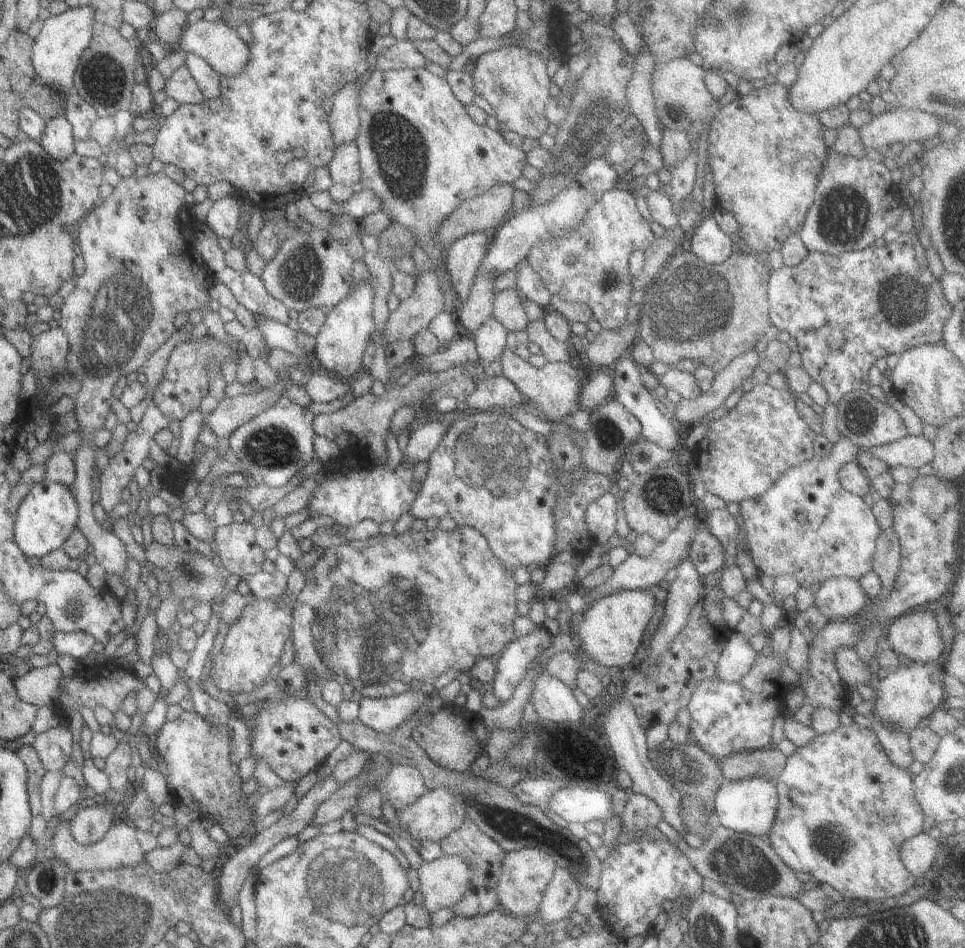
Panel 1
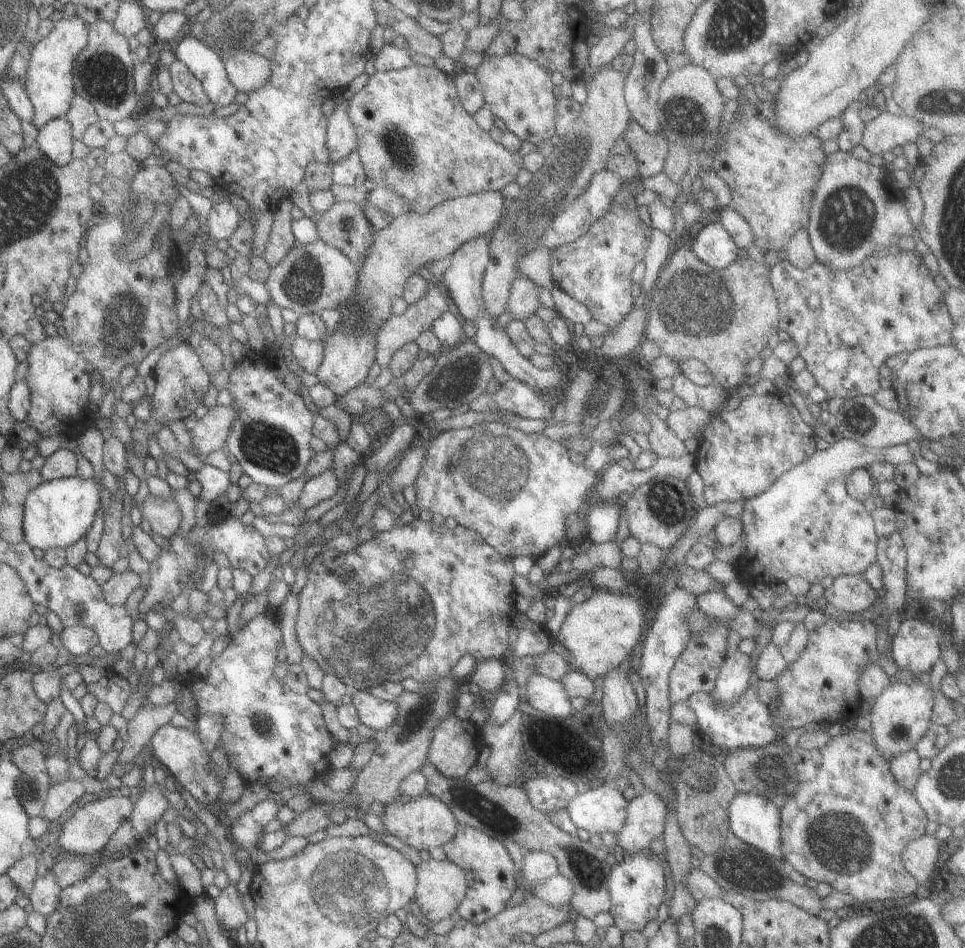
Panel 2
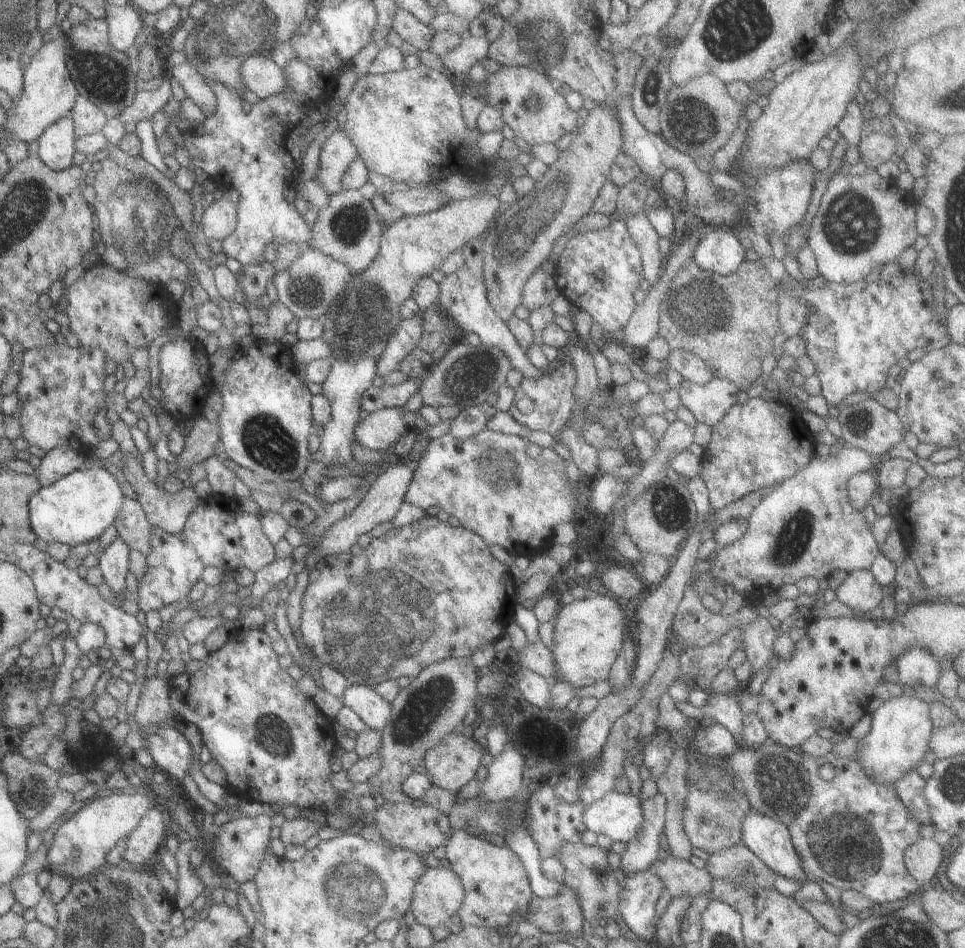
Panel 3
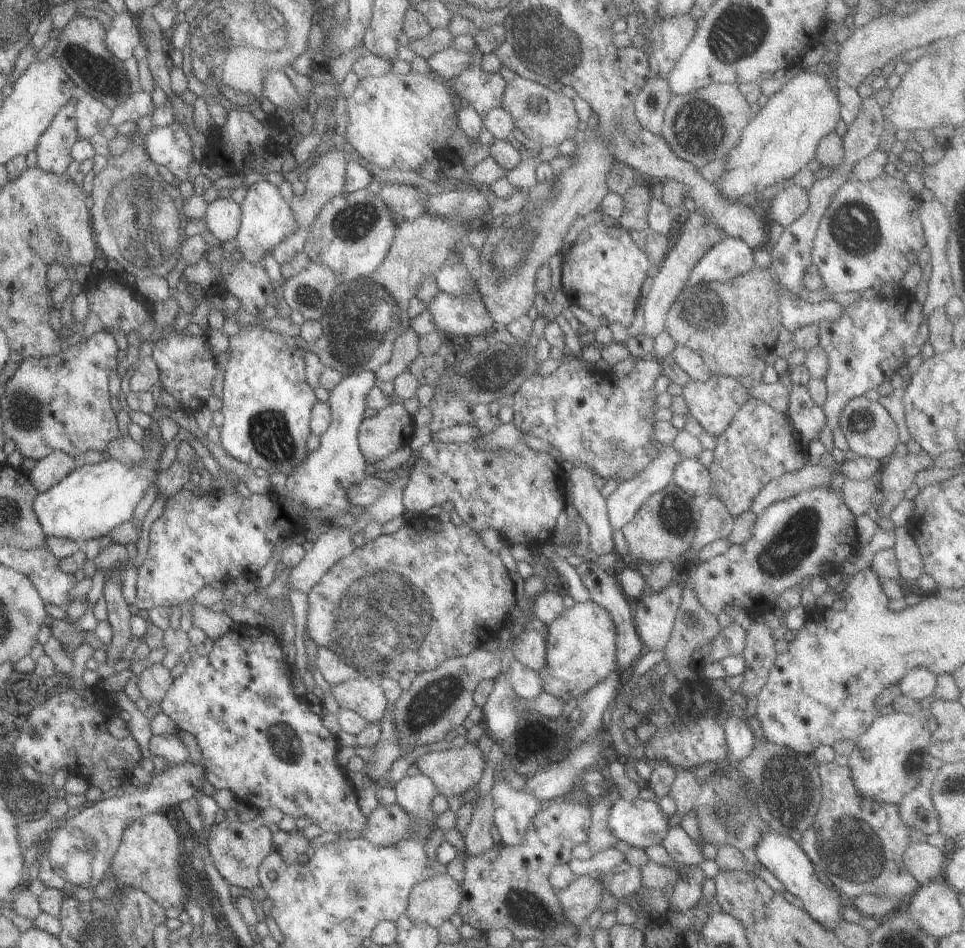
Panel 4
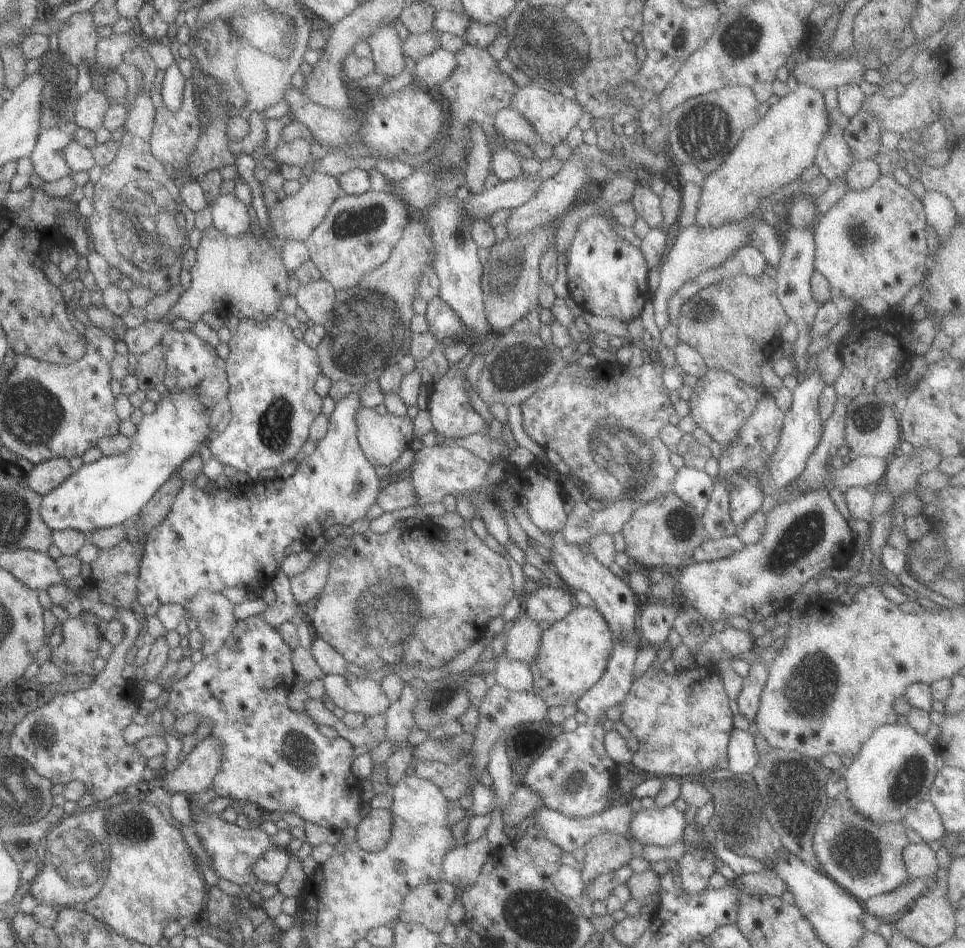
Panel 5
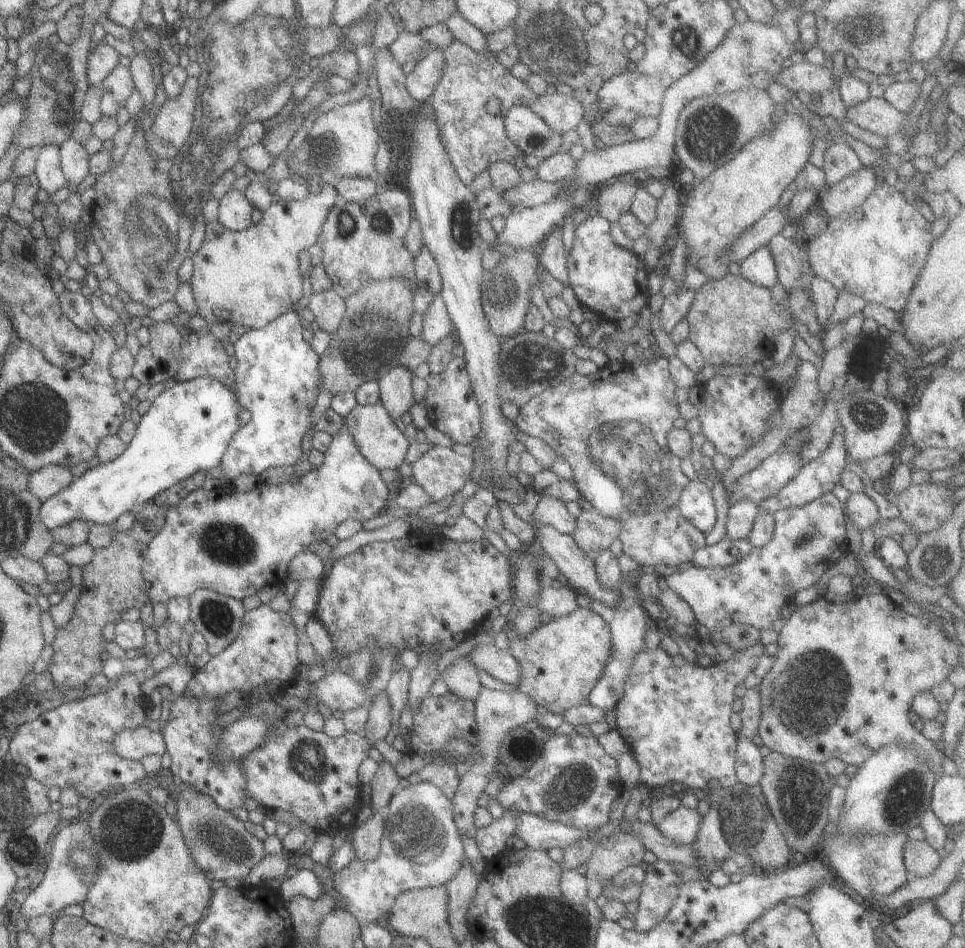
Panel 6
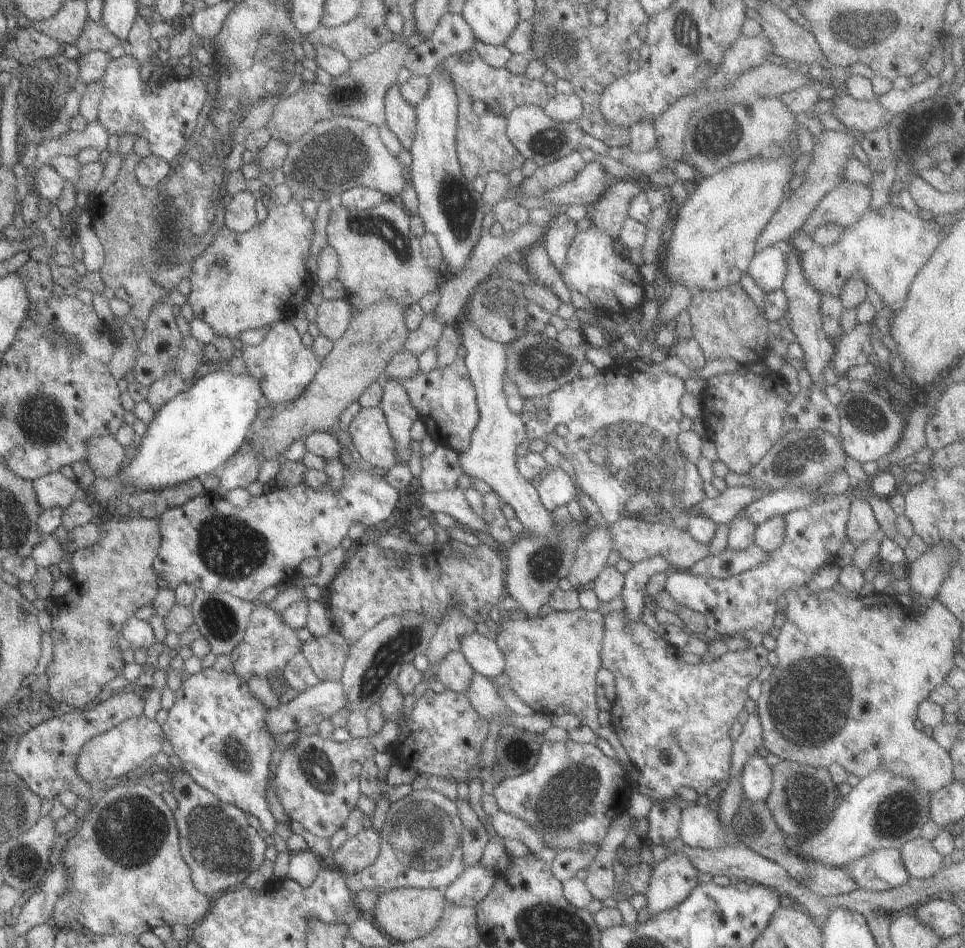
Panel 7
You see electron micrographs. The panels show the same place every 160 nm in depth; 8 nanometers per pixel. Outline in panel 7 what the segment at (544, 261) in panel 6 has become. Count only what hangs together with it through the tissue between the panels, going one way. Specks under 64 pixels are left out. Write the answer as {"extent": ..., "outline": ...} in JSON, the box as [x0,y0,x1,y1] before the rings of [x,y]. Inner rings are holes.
{"extent":[539,213,576,272],"outline":[[[565,213],[555,214],[547,219],[542,238],[539,240],[544,246],[551,264],[559,272],[565,264],[568,246],[576,233],[575,223]]]}

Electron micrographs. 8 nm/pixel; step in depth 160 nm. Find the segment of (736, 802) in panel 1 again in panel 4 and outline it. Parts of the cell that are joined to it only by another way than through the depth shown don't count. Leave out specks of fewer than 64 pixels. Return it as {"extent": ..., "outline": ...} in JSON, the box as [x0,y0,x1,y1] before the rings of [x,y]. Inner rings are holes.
{"extent":[752,830,848,931],"outline":[[[769,830],[763,831],[752,850],[757,862],[777,878],[784,890],[793,894],[801,902],[801,909],[813,921],[829,931],[840,924],[840,921],[843,920],[841,909],[848,905],[847,901],[833,887],[825,886],[817,879],[809,858],[792,838]]]}

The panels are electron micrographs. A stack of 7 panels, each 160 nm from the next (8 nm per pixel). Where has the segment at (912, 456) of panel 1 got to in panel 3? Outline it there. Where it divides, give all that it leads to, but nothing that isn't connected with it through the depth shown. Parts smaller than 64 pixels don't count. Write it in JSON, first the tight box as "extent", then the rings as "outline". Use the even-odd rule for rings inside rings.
{"extent":[706,446,887,607],"outline":[[[843,446],[834,455],[829,454],[827,458],[817,458],[813,455],[801,470],[793,476],[782,479],[778,486],[775,484],[771,493],[761,498],[760,503],[745,518],[747,521],[745,537],[737,539],[731,545],[717,548],[709,558],[710,567],[706,572],[722,587],[730,584],[737,593],[743,594],[746,606],[759,607],[765,595],[776,593],[783,584],[794,585],[805,577],[821,580],[838,570],[848,573],[868,569],[879,554],[879,546],[861,511],[855,510],[848,503],[846,482],[852,474],[866,471],[884,458],[887,458],[886,455],[870,455],[849,446]]]}

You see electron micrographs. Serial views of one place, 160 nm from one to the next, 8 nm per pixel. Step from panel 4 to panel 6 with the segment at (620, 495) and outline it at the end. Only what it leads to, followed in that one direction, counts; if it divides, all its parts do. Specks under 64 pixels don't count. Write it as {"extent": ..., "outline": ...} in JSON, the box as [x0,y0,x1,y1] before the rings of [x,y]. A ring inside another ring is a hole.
{"extent":[570,509,621,561],"outline":[[[595,509],[581,510],[574,519],[575,528],[570,534],[577,548],[593,561],[601,549],[607,549],[618,538],[621,518],[602,517]]]}

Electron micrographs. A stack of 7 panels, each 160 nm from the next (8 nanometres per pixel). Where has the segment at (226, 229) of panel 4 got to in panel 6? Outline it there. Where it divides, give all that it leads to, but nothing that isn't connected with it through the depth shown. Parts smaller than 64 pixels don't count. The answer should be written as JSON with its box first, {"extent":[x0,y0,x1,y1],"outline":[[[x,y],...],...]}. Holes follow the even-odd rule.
{"extent":[216,188,253,231],"outline":[[[231,188],[219,199],[216,221],[223,226],[223,228],[229,229],[230,231],[243,230],[252,225],[250,214],[253,212],[253,208],[253,205],[245,199],[245,195],[243,195],[241,191]]]}

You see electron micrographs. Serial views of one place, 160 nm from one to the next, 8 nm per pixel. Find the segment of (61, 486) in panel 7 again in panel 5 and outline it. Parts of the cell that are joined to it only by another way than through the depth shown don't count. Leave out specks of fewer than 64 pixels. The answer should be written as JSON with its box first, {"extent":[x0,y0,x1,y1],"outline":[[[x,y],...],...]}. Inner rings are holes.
{"extent":[26,457,71,496],"outline":[[[53,457],[33,465],[26,473],[26,483],[29,490],[43,496],[59,486],[71,473],[67,459]]]}

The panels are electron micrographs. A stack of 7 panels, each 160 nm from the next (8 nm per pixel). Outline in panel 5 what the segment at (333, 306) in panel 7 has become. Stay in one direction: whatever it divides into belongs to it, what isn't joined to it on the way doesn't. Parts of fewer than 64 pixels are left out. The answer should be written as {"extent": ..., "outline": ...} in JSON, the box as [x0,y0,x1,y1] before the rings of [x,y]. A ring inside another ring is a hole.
{"extent":[293,278,335,325],"outline":[[[321,278],[299,284],[293,298],[297,300],[298,313],[308,324],[325,325],[332,318],[335,290]]]}

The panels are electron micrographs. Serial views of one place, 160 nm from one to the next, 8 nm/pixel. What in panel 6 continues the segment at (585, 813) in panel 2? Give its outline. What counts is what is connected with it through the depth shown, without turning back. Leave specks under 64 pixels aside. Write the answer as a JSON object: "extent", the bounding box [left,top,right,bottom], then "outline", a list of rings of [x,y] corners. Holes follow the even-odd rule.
{"extent":[653,805,700,845],"outline":[[[679,805],[658,823],[653,823],[665,838],[677,844],[691,845],[699,828],[700,816],[695,809]]]}

